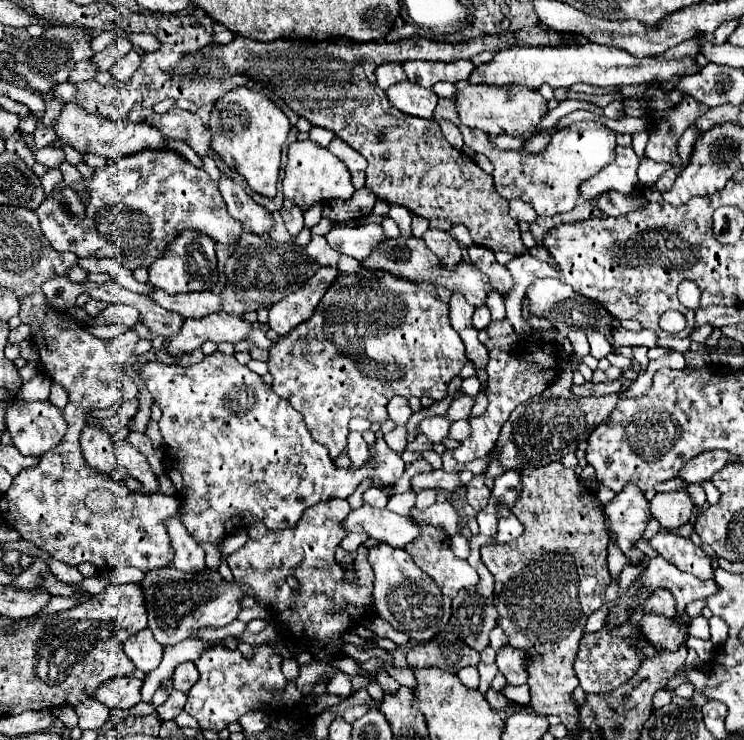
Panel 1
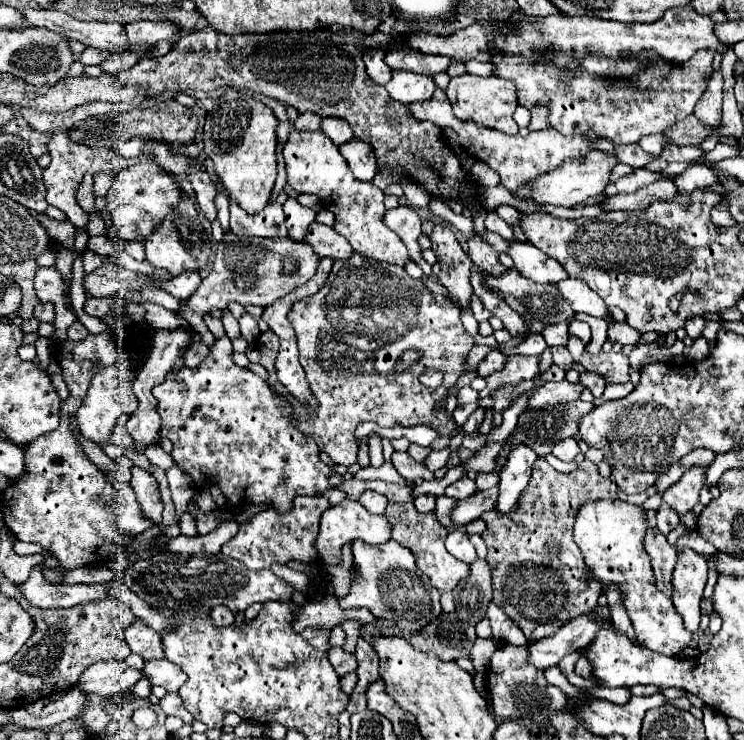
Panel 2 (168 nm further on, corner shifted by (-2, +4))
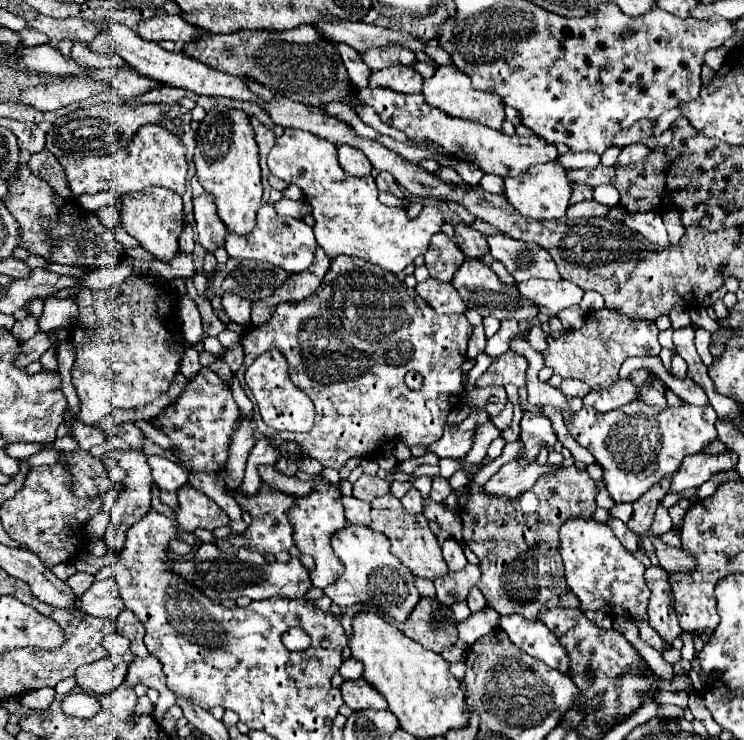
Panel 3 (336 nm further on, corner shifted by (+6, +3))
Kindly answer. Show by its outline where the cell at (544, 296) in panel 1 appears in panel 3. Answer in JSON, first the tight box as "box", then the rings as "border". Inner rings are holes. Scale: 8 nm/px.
{"box":[453,260,539,322],"border":[[[465,260],[461,264],[461,268],[455,272],[453,286],[457,288],[461,300],[467,304],[467,308],[477,310],[483,318],[485,316],[493,316],[497,320],[511,320],[513,312],[517,310],[517,320],[519,322],[529,322],[529,320],[533,320],[539,314],[539,306],[533,304],[531,300],[523,298],[519,294],[517,284],[511,284],[511,286],[503,284],[499,280],[499,276],[487,264],[483,264],[481,260]]]}

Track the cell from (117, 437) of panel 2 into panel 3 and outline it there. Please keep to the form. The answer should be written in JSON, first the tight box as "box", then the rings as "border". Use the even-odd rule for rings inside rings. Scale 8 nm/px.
{"box":[73,422,107,450],"border":[[[81,422],[73,424],[73,438],[79,442],[81,450],[91,450],[93,446],[101,446],[107,442],[107,436],[97,426],[87,426]]]}

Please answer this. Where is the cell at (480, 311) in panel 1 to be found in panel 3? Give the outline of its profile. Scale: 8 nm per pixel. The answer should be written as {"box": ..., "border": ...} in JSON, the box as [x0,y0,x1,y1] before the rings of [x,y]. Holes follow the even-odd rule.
{"box":[415,278,467,314],"border":[[[427,278],[425,282],[419,282],[415,286],[415,292],[429,302],[431,308],[439,314],[463,314],[467,306],[463,306],[463,300],[459,298],[457,290],[451,284],[443,284],[435,278]]]}

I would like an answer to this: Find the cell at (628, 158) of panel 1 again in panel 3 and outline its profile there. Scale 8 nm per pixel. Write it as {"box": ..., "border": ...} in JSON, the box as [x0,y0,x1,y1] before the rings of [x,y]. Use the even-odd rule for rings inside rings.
{"box":[505,162,573,220],"border":[[[547,162],[539,166],[531,166],[525,174],[517,178],[505,178],[505,198],[525,216],[533,220],[553,220],[563,218],[569,206],[569,198],[573,192],[573,184],[569,180],[567,168],[559,162]]]}

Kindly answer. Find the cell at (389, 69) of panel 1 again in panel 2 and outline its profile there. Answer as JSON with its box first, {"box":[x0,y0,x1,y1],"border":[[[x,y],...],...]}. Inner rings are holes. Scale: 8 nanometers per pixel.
{"box":[363,49,391,85],"border":[[[367,49],[363,53],[363,63],[365,63],[365,71],[367,75],[379,83],[385,85],[391,79],[391,69],[387,69],[387,65],[383,63],[383,51],[381,49]]]}

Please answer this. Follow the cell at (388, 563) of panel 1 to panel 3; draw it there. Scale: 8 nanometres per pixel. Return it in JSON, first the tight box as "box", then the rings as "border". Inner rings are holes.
{"box":[325,524,421,624],"border":[[[351,524],[331,538],[331,546],[345,566],[345,572],[325,588],[325,594],[335,604],[339,604],[341,608],[367,604],[375,612],[383,612],[399,624],[403,624],[411,616],[411,610],[419,604],[421,594],[415,588],[415,576],[403,566],[403,562],[399,562],[399,558],[391,554],[391,544],[387,542],[385,534],[379,534],[369,526]]]}

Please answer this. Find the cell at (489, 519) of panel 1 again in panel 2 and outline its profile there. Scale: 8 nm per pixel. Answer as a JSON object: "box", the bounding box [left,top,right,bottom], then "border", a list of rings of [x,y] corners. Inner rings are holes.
{"box":[497,445,537,513],"border":[[[517,445],[511,451],[507,467],[501,471],[501,481],[499,481],[499,501],[497,501],[499,513],[507,513],[515,509],[521,491],[529,483],[535,459],[537,453],[527,445]]]}

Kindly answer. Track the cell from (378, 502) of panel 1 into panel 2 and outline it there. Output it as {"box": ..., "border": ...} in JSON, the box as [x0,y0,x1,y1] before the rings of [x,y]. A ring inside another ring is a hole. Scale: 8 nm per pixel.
{"box":[359,491,387,515],"border":[[[365,491],[361,497],[359,497],[359,503],[373,515],[381,515],[387,507],[387,497],[381,495],[381,493],[375,493],[375,491]]]}

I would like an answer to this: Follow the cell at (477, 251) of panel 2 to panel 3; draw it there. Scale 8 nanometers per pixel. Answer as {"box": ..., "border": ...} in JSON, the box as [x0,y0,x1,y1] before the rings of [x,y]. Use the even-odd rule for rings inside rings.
{"box":[455,224,489,260],"border":[[[465,224],[455,226],[455,240],[457,240],[459,250],[467,258],[483,260],[483,254],[489,254],[489,250],[487,250],[487,236],[483,236],[481,232],[477,232],[471,226],[465,226]]]}

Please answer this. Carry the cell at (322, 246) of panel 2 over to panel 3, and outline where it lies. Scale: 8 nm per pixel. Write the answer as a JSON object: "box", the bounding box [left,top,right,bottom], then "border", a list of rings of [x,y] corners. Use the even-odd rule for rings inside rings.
{"box":[225,204,319,274],"border":[[[263,204],[259,208],[257,226],[249,234],[237,236],[237,234],[229,232],[225,238],[225,250],[229,252],[229,256],[239,258],[239,260],[255,258],[255,260],[263,260],[269,264],[277,264],[277,266],[285,268],[289,274],[297,274],[297,272],[303,272],[305,268],[309,268],[315,258],[317,248],[319,248],[319,244],[315,242],[311,226],[307,226],[303,220],[279,218],[271,204]]]}

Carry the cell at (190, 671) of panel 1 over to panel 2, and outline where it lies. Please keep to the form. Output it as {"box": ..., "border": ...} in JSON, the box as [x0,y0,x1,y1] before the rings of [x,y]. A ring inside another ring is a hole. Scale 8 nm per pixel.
{"box":[141,659,187,691],"border":[[[167,659],[145,661],[141,673],[149,679],[151,685],[163,685],[167,691],[177,691],[179,685],[183,685],[183,681],[187,679],[187,675]]]}

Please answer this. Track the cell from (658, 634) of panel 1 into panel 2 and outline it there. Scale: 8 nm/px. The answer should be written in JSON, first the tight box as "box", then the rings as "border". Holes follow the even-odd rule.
{"box":[573,501,691,655],"border":[[[595,501],[579,509],[573,539],[579,545],[585,565],[593,577],[601,581],[603,591],[615,583],[623,595],[623,605],[633,621],[637,639],[651,651],[663,655],[679,655],[691,641],[691,633],[683,629],[683,619],[675,613],[671,599],[655,587],[651,557],[643,549],[643,533],[647,529],[645,511],[625,501]]]}

